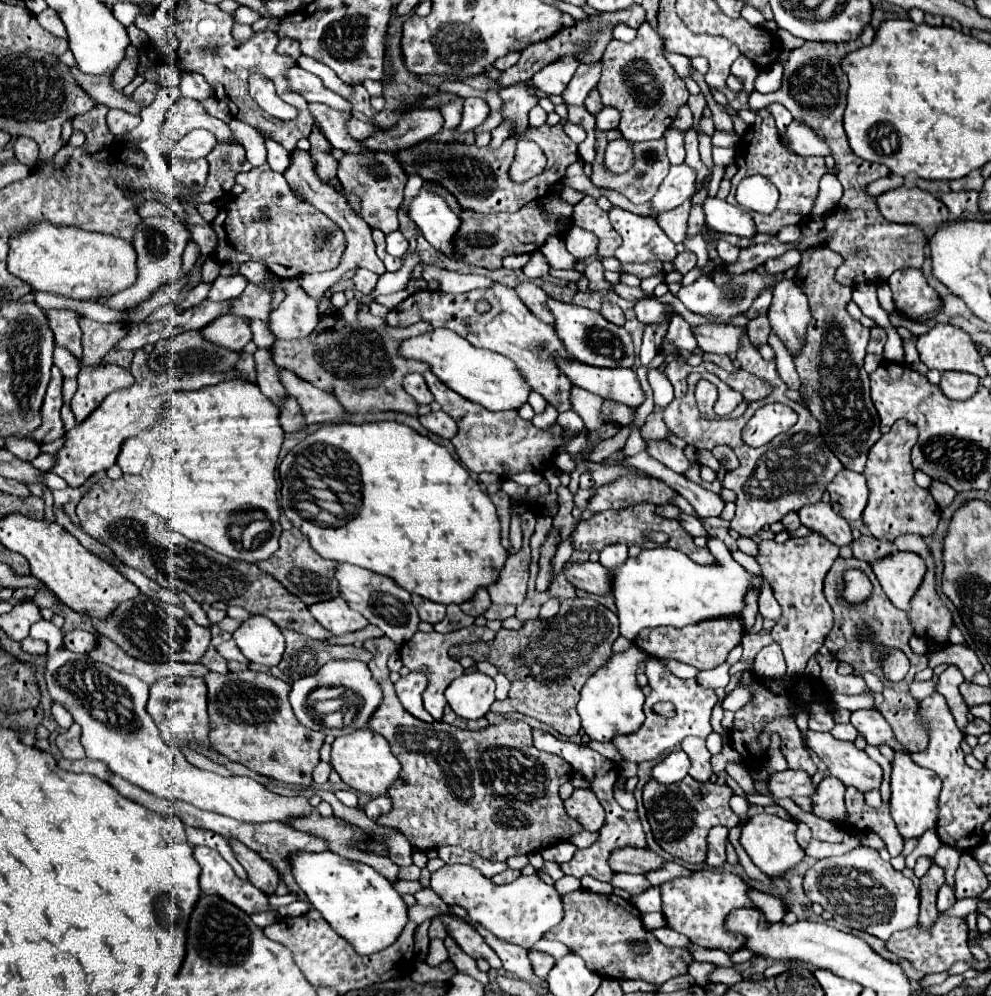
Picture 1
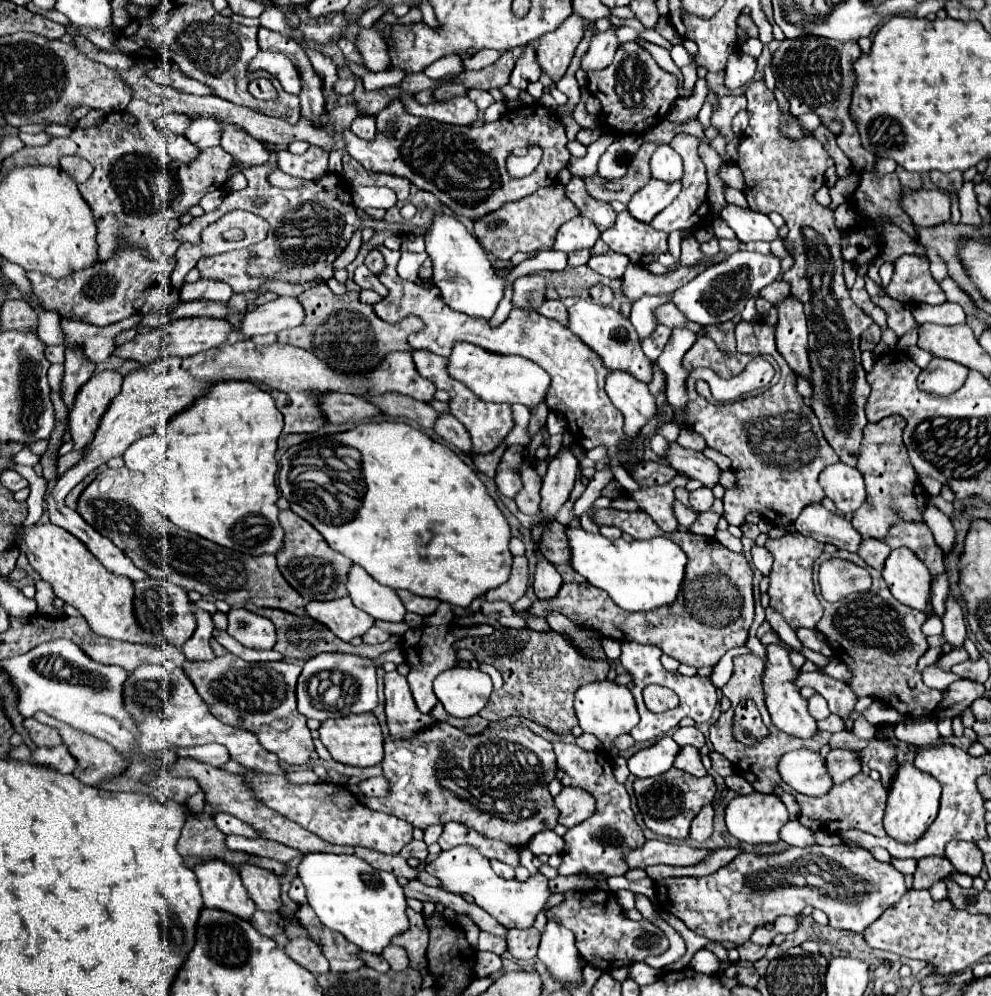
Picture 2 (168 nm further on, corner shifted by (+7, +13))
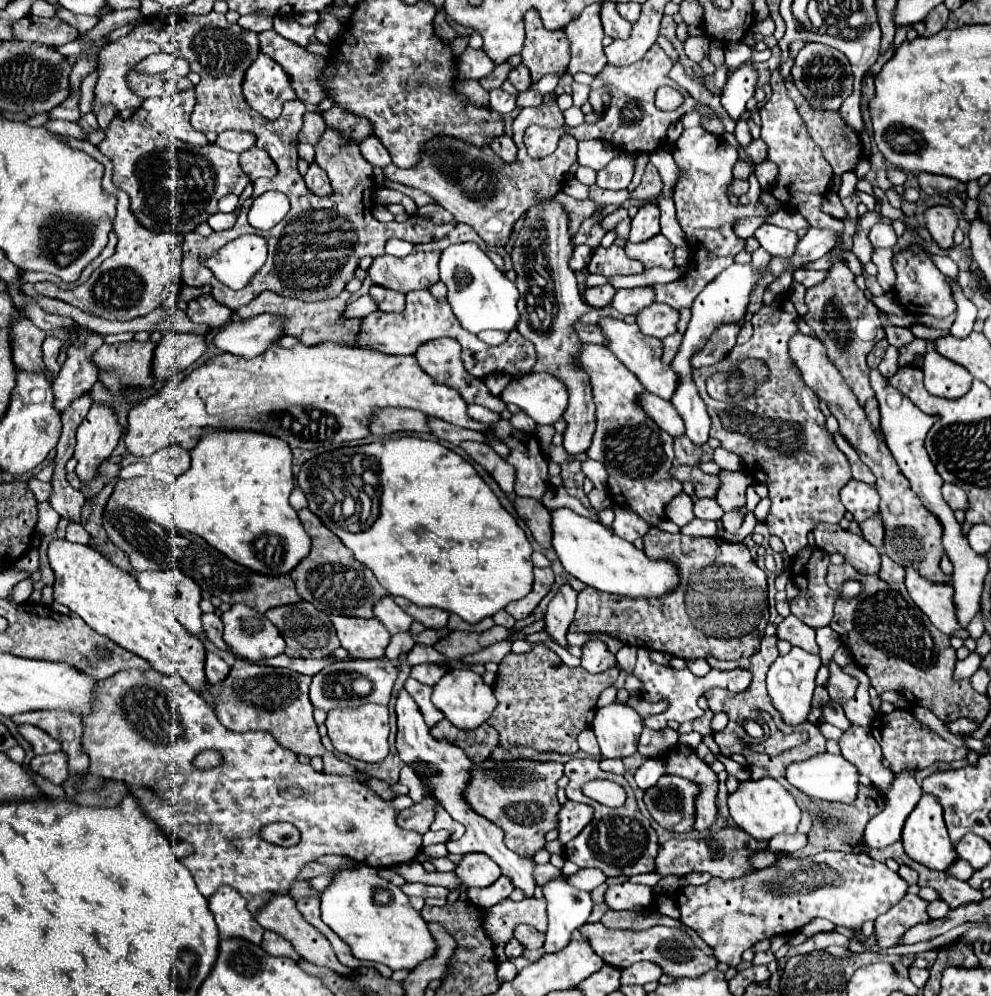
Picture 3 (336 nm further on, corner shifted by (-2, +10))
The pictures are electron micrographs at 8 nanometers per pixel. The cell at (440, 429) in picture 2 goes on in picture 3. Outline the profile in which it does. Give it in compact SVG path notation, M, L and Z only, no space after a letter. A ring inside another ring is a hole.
M464 442L460 446L498 482L502 492L510 494L514 490L514 468L504 458L500 458L490 446L480 442Z

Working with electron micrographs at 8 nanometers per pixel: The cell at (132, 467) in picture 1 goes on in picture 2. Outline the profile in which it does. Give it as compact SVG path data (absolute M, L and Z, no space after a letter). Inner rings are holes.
M147 435L129 445L129 449L123 453L123 461L127 469L145 471L153 467L157 461L161 461L165 457L165 451L167 447L157 435Z

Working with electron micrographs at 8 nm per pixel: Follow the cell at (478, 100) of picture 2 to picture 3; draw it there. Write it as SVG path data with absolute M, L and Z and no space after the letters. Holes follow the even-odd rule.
M502 88L490 90L490 106L500 114L510 114L516 108L516 96L504 92Z

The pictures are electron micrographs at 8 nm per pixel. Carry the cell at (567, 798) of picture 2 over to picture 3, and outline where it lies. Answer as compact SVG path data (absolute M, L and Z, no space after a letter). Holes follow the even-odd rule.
M566 802L562 810L558 812L558 842L566 844L574 836L580 834L580 830L592 820L594 810L590 810L588 804L578 804L578 802Z

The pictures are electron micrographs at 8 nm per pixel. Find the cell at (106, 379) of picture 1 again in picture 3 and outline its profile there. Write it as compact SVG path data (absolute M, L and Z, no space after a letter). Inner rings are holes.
M92 404L86 420L78 426L78 444L74 458L78 460L76 464L76 474L80 482L92 482L98 476L100 464L114 452L118 446L122 428L116 420L116 414L108 406Z

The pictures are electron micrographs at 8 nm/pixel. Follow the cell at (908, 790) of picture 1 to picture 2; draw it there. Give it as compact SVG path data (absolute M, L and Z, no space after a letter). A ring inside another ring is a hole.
M909 761L899 763L893 773L889 793L887 793L887 807L885 807L885 817L883 817L887 835L903 843L917 841L937 817L939 795L941 795L941 785L935 777L929 777L929 773L921 773L921 769L917 769Z

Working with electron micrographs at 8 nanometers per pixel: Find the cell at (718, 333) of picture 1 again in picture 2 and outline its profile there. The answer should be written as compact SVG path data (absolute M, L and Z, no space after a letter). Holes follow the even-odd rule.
M667 301L665 305L661 305L661 307L655 311L655 315L657 315L657 321L659 321L661 325L669 327L669 329L675 329L677 325L685 325L685 327L693 329L695 333L701 331L701 325L693 325L691 321L685 321L685 315L683 315L671 301Z

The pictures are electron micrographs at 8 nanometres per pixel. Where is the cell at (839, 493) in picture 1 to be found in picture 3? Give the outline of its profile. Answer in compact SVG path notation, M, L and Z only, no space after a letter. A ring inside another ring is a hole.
M850 480L840 492L844 508L854 516L856 524L862 524L870 516L876 516L880 496L874 486L868 486L858 480Z

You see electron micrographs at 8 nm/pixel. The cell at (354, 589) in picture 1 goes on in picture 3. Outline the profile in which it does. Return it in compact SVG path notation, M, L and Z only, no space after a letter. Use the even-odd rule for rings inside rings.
M392 596L382 598L376 606L374 606L374 614L376 618L386 626L386 630L390 634L398 634L398 632L408 632L412 618L394 602Z

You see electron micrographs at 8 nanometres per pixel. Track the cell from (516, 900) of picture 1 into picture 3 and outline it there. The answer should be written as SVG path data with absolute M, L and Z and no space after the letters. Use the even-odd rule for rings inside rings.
M466 854L454 872L468 888L484 888L500 878L500 868L486 854Z

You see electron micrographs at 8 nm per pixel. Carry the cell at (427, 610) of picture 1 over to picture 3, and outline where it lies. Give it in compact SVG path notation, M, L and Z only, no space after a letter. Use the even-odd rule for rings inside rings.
M396 598L396 604L406 612L410 614L416 622L424 624L426 628L444 628L446 622L448 622L448 612L446 610L438 610L438 608L420 608L420 606L414 606L412 602L408 602L406 598Z

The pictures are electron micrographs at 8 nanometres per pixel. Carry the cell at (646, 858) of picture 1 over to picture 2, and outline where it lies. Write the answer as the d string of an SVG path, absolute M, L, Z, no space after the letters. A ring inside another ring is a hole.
M655 839L655 841L645 841L641 847L625 853L625 863L631 869L635 869L635 867L645 869L649 865L659 865L659 863L693 865L709 853L711 853L709 849L697 849L697 847L689 847L685 843L677 845L677 843L667 843L667 841Z

